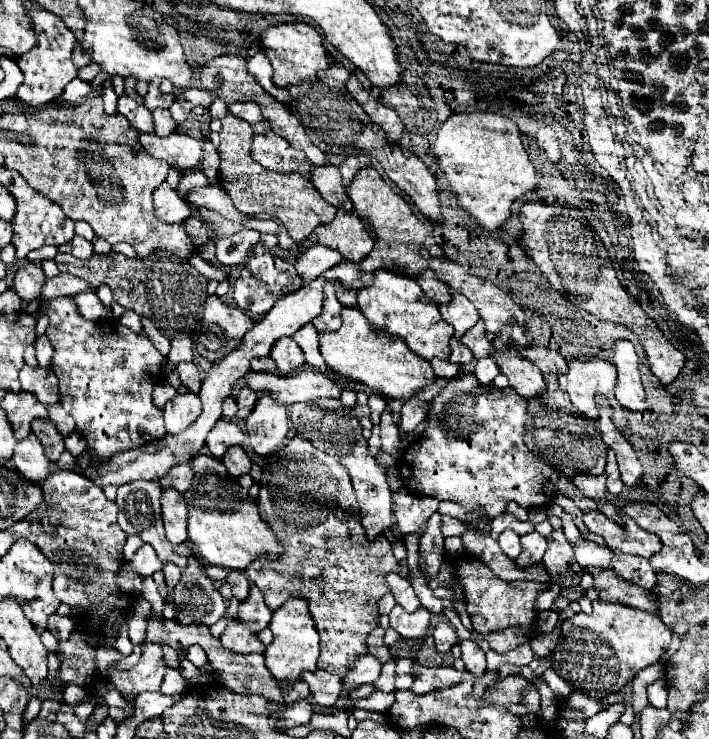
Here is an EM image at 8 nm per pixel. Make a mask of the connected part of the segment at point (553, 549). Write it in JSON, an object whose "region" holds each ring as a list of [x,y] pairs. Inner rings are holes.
{"region":[[[555,530],[549,538],[549,548],[543,556],[543,564],[547,572],[551,572],[551,582],[561,588],[573,588],[581,582],[583,568],[575,564],[571,556],[571,546],[563,534],[563,530]]]}

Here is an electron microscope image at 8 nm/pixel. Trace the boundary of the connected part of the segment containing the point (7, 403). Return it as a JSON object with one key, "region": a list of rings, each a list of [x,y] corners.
{"region":[[[17,392],[17,394],[7,394],[3,398],[1,408],[7,412],[7,418],[15,430],[17,440],[25,440],[31,434],[31,422],[35,418],[47,418],[47,408],[37,400],[35,394],[31,392]]]}

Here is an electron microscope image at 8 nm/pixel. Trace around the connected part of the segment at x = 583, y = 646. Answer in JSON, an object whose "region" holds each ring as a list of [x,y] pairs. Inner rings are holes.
{"region":[[[599,600],[593,602],[591,614],[581,612],[563,622],[561,638],[553,652],[555,672],[569,682],[573,690],[591,698],[605,698],[611,692],[619,692],[637,672],[659,662],[671,644],[671,636],[671,630],[659,616]]]}

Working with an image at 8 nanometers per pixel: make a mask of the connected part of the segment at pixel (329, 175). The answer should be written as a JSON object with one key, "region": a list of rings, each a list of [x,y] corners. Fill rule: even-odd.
{"region":[[[331,164],[329,166],[315,166],[311,170],[311,182],[329,204],[333,204],[335,208],[343,208],[345,212],[353,210],[353,202],[349,200],[345,188],[343,188],[339,168],[335,168]]]}

